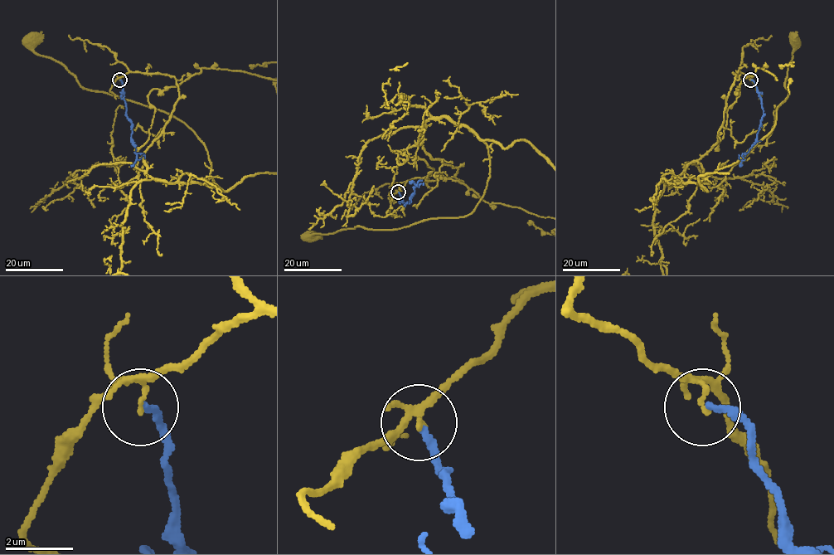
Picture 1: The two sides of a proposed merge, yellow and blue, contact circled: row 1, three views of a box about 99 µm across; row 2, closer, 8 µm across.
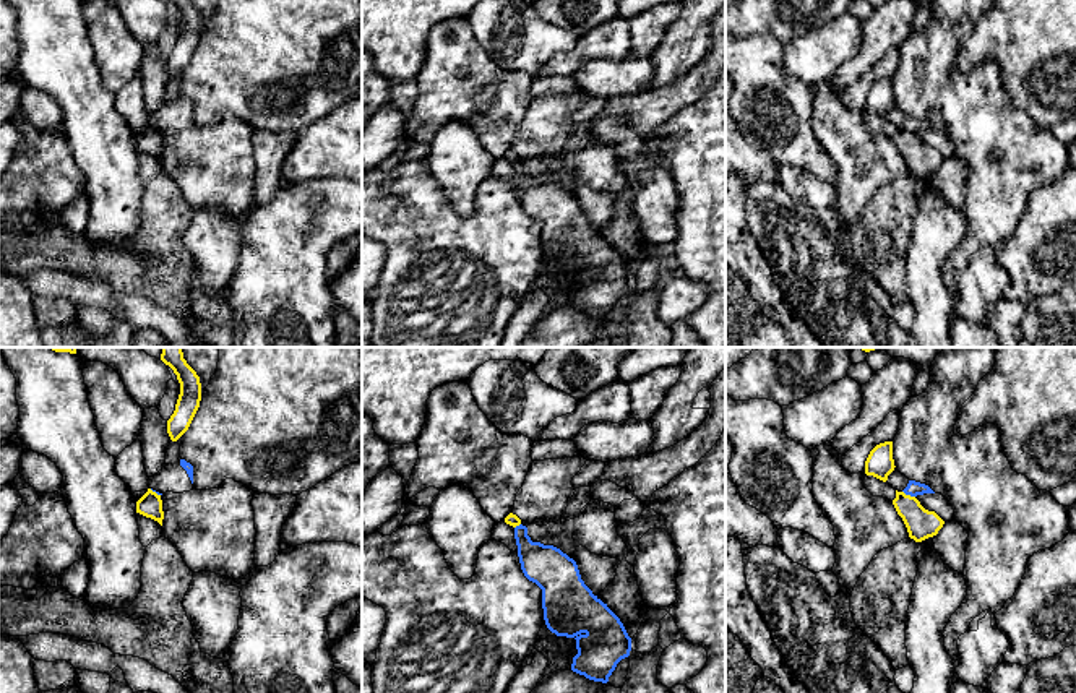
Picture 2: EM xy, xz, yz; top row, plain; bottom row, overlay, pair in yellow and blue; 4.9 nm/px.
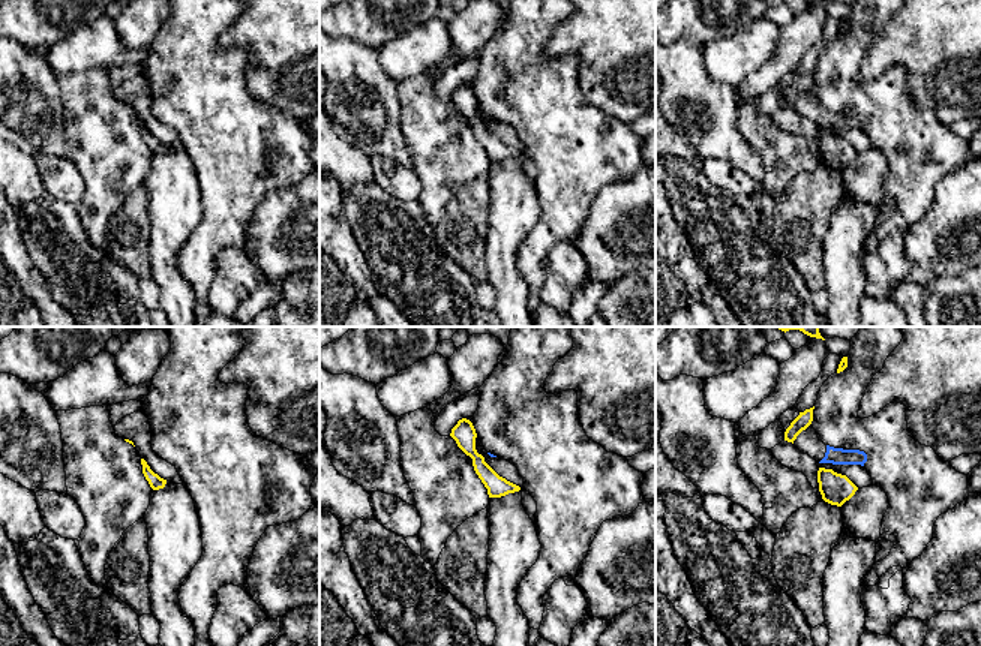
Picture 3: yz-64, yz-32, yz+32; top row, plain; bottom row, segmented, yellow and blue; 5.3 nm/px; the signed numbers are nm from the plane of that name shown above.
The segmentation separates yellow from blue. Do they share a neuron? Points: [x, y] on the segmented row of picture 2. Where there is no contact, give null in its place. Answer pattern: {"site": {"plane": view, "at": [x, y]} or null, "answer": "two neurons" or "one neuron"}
{"site": {"plane": "yz", "at": [909, 495]}, "answer": "two neurons"}

